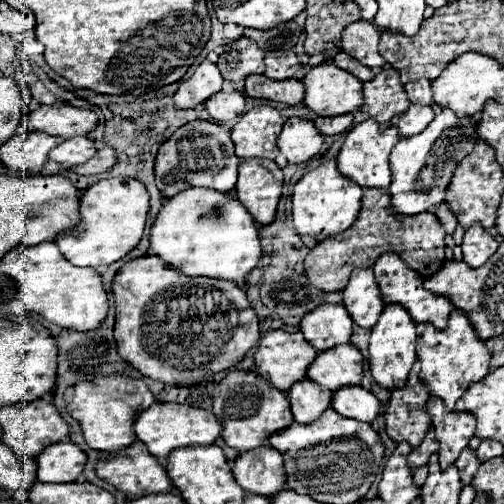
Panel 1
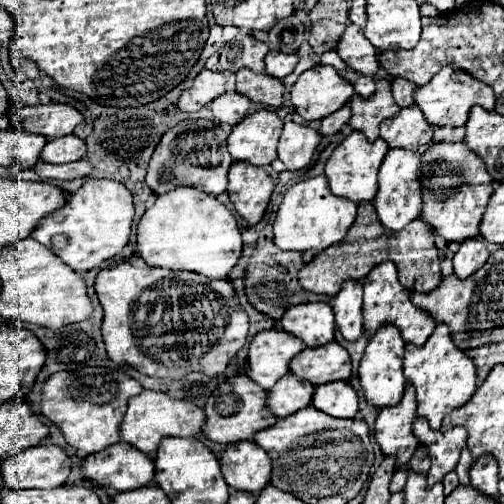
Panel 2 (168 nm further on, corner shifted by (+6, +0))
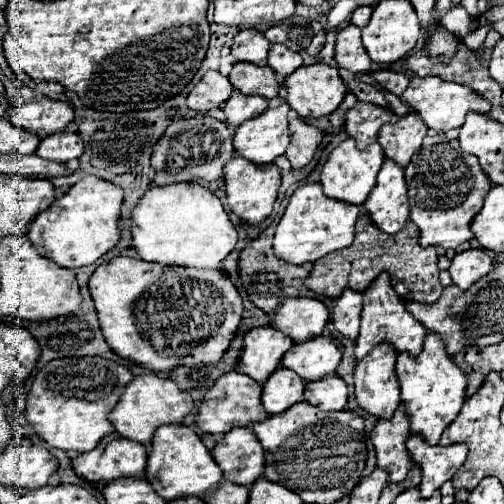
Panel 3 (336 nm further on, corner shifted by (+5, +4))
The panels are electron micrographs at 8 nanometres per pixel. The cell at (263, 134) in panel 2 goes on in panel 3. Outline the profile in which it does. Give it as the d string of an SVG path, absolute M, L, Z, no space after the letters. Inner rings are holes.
M284 103L250 121L244 121L234 135L236 153L258 165L274 163L276 157L284 155L290 143L288 111L290 107Z

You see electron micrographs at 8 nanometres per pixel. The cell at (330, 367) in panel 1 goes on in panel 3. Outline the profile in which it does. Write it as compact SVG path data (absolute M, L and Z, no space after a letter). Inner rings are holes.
M314 337L306 343L292 345L282 357L282 365L298 373L304 381L318 381L332 375L342 359L342 351L330 337Z

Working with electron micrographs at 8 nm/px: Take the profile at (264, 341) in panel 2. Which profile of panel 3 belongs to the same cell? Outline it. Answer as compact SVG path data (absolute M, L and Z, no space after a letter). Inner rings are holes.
M254 327L244 333L244 345L240 353L240 371L264 383L282 361L282 355L294 345L294 341L274 327Z

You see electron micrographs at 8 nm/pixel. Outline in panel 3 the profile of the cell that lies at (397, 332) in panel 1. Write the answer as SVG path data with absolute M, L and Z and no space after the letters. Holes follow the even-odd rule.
M382 343L382 345L376 345L356 365L356 371L354 371L354 379L356 379L354 393L356 393L358 407L378 419L390 419L400 405L400 389L398 389L398 377L394 371L394 363L396 363L394 347L390 347L388 343Z

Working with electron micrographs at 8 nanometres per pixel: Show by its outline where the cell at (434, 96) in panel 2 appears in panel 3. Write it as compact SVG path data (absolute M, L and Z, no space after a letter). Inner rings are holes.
M414 75L408 83L408 89L402 93L402 99L422 117L422 121L426 121L428 129L434 129L434 131L448 131L448 129L462 127L468 111L476 111L476 113L482 113L482 115L486 115L490 111L490 103L486 99L482 99L474 91L466 89L464 85L444 81L440 77L418 77L418 75Z

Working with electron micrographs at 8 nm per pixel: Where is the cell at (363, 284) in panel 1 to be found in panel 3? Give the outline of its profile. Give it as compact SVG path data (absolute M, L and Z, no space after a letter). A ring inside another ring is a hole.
M346 289L332 309L334 327L344 337L356 339L360 329L360 311L362 311L362 293Z

